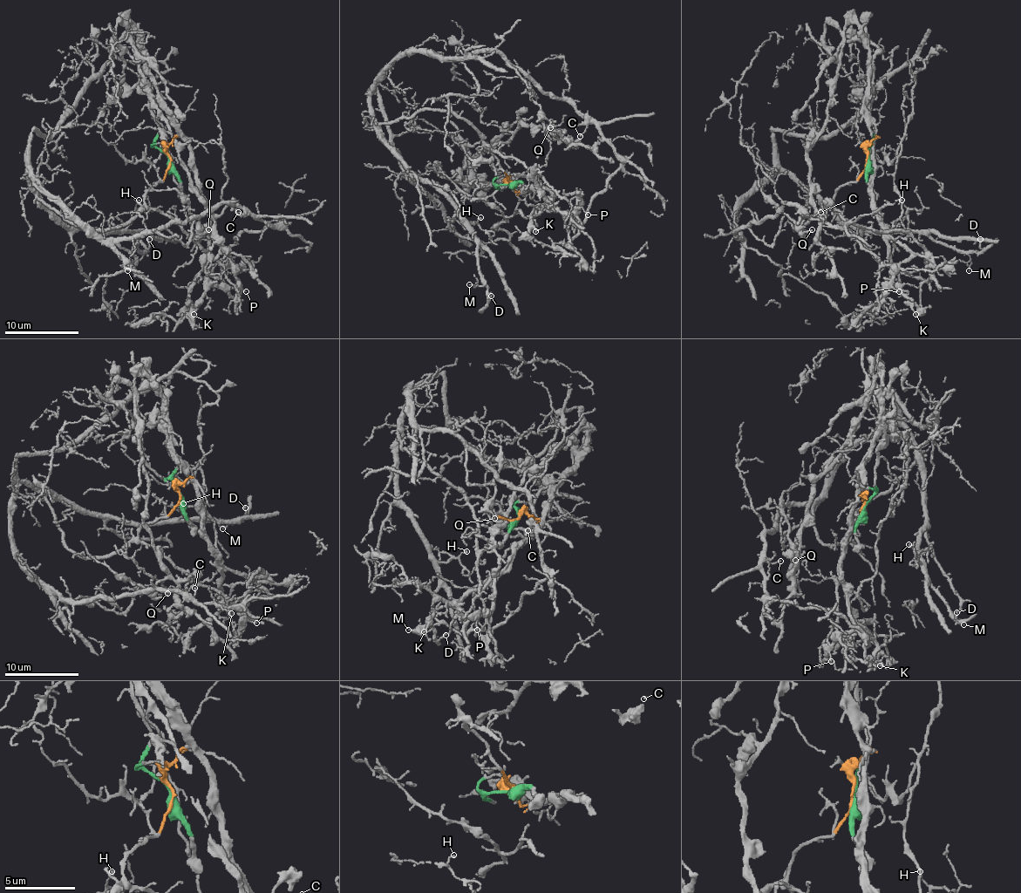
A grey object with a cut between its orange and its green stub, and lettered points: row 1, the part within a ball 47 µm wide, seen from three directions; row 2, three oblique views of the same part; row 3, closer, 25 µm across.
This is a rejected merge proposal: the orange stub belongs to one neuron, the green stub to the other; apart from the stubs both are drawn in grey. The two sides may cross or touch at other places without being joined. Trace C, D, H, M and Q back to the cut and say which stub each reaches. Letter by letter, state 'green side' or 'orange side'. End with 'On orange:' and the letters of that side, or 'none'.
C: orange side
D: orange side
H: orange side
M: orange side
Q: green side
On orange: C, D, H, M

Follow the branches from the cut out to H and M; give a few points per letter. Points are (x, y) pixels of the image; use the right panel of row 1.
H: (866, 157), (861, 175), (793, 228), (810, 195), (818, 194), (857, 228), (903, 231), (908, 211), (901, 200)
M: (866, 157), (861, 175), (793, 228), (818, 194), (857, 228), (920, 233), (956, 246), (969, 255), (969, 270)

